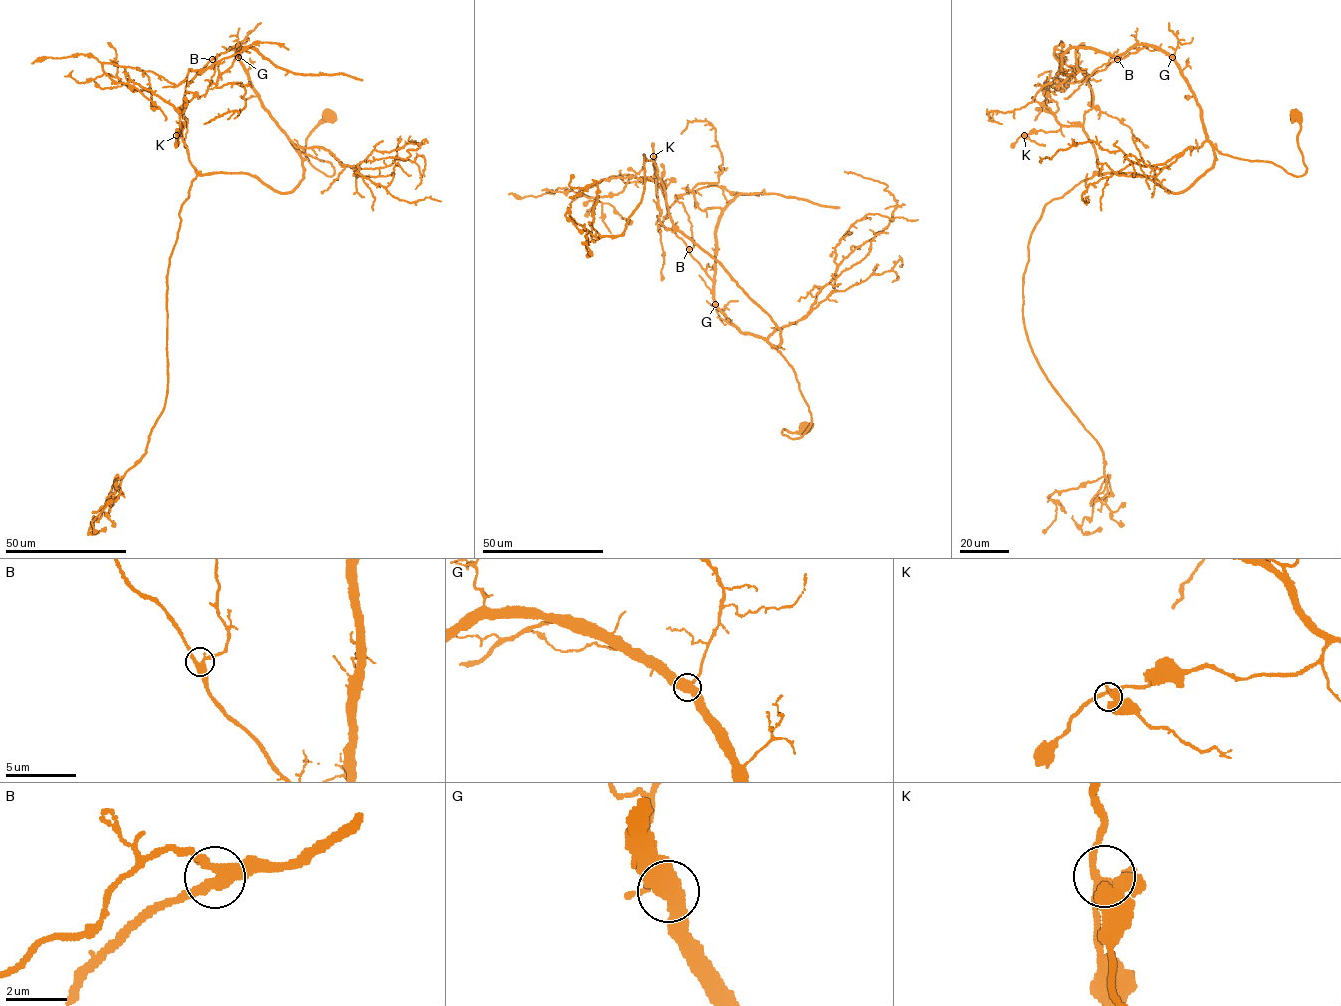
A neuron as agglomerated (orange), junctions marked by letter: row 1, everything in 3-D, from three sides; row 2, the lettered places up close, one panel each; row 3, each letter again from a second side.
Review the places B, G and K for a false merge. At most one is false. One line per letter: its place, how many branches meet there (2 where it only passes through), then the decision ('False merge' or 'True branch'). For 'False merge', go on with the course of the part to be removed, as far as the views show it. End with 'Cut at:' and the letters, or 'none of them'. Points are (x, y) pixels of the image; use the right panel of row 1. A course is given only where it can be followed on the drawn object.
B: Place: (1117, 59). Branches: 4. True branch
G: Place: (1172, 57). Branches: 4. True branch
K: Place: (1024, 135). Branches: 4. True branch
Cut at: none of them

